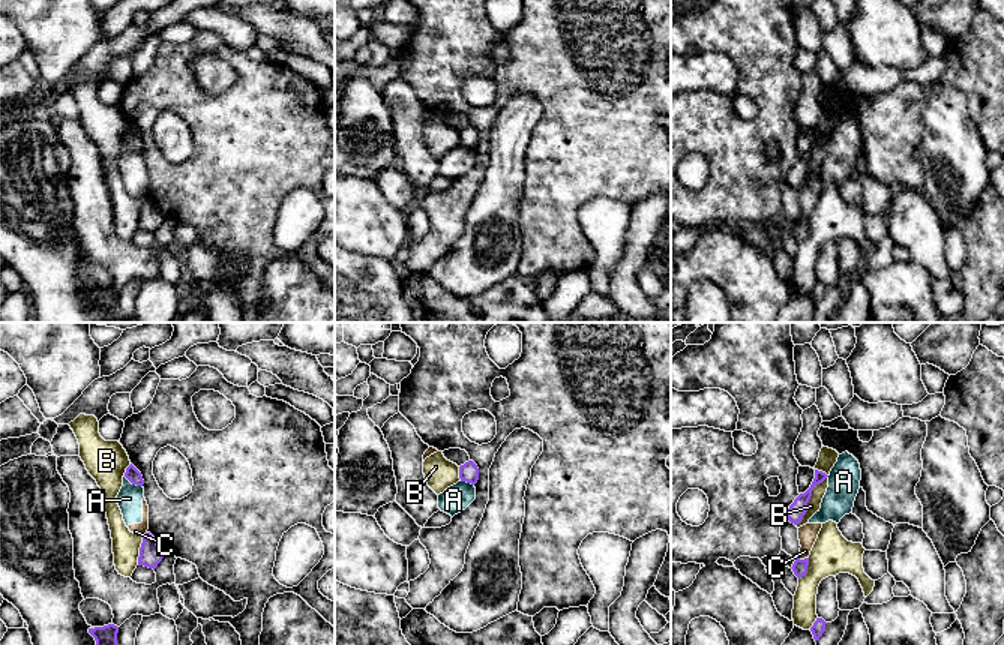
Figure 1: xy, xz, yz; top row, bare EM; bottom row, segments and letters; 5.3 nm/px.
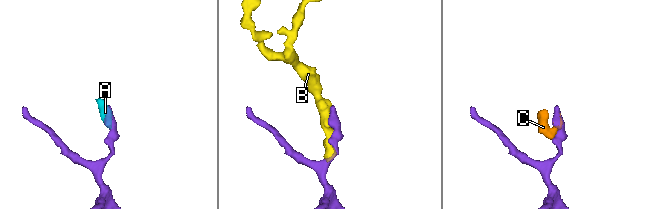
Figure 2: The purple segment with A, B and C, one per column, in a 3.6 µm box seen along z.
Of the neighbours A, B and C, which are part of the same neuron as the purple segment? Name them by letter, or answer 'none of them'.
none of them

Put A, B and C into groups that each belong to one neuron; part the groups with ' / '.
A C / B

